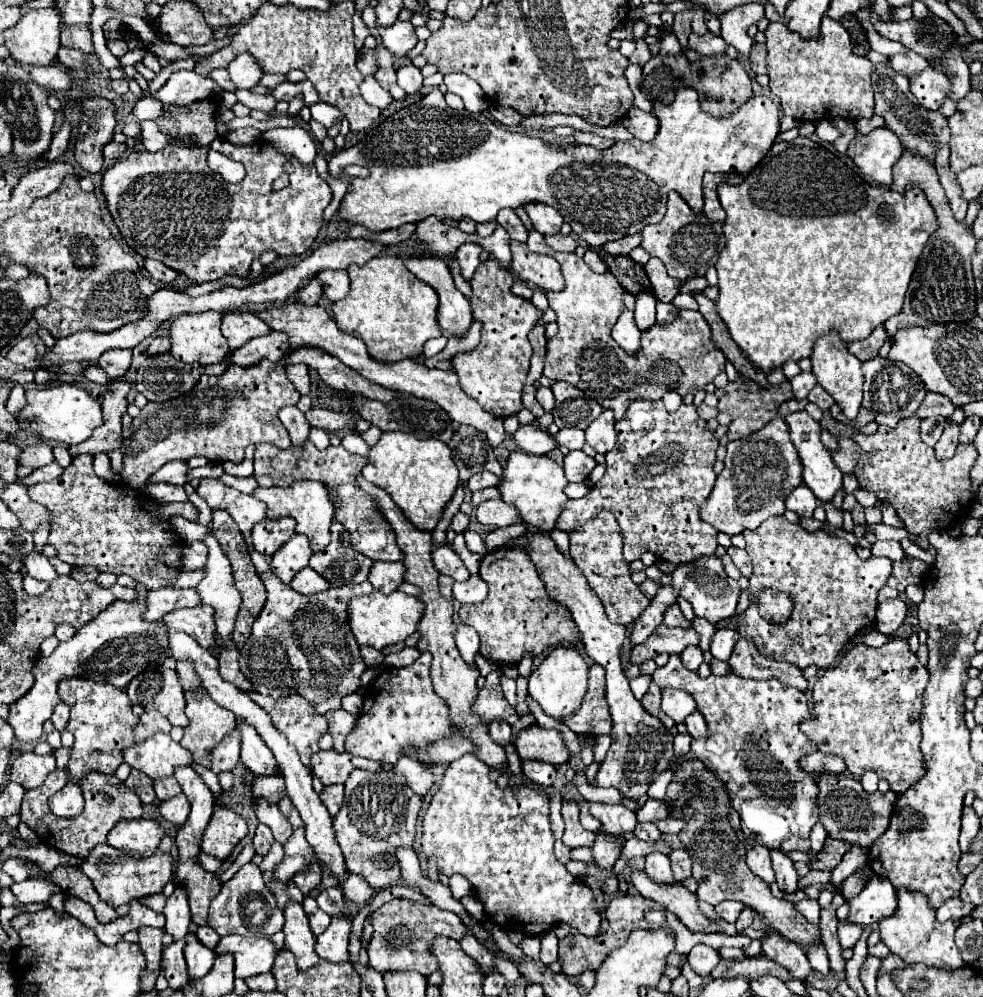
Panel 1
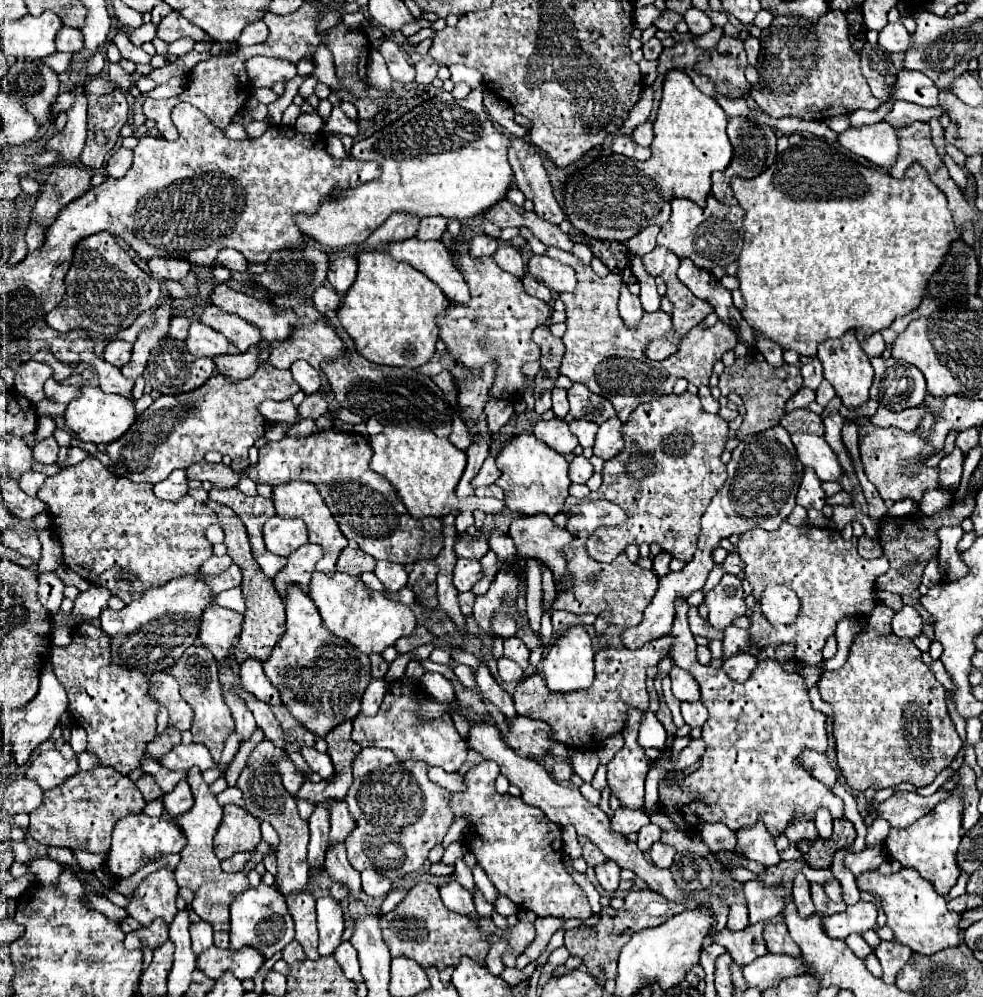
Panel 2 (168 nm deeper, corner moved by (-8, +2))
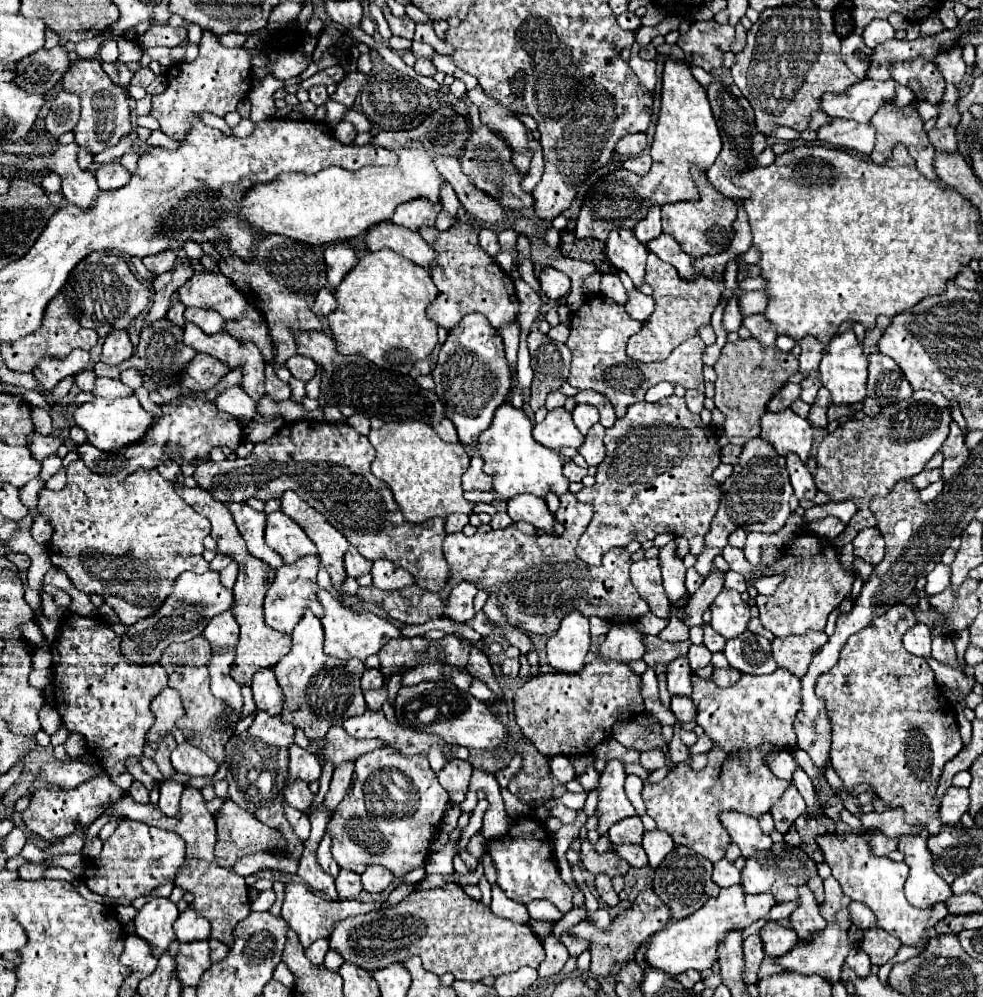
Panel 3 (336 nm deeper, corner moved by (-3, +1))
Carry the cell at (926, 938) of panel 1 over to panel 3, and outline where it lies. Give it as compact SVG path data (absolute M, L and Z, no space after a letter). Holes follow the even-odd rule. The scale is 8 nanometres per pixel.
M827 833L815 837L821 847L825 861L829 863L833 877L841 883L841 889L853 901L865 903L877 919L877 925L901 939L903 945L923 947L921 935L929 921L931 909L915 909L903 895L903 883L907 879L909 867L905 863L895 863L889 857L877 857L869 849L867 839L861 833Z

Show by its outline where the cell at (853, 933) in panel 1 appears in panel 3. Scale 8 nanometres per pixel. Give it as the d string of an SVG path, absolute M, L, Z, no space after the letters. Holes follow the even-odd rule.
M857 945L851 947L845 963L855 971L857 977L867 977L871 973L871 961L869 961L867 953L861 947L857 947Z

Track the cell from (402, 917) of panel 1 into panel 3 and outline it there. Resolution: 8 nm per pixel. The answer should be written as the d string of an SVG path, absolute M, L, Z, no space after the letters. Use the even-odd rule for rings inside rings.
M457 883L411 893L395 907L335 923L329 935L329 949L337 951L343 961L369 973L401 963L405 957L419 955L423 967L431 973L453 973L455 979L467 981L481 981L487 975L499 977L525 965L539 967L545 959L543 943L527 923L493 915L487 905L473 901Z

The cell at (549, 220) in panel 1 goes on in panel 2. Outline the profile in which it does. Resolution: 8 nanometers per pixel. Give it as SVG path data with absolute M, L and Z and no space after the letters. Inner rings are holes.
M514 138L512 152L508 156L516 176L516 184L520 192L534 202L534 212L556 226L562 224L566 214L552 194L552 186L542 166L542 158L534 152L532 144L522 138Z

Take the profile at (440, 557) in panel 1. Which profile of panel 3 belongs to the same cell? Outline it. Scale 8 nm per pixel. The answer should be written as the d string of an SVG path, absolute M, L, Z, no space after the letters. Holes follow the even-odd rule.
M469 583L455 585L449 595L449 603L445 607L445 617L457 623L467 623L475 615L475 609L473 609L475 595L477 595L477 589L471 587Z

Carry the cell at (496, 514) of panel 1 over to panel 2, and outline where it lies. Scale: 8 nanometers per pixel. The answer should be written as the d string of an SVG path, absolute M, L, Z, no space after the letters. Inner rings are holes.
M386 426L380 434L370 436L370 446L374 450L374 458L370 462L370 468L384 476L394 488L398 498L406 504L408 512L414 518L442 518L452 508L456 510L482 510L486 514L498 514L506 508L504 500L496 498L477 497L475 501L456 500L456 484L466 468L466 452L458 450L450 444L448 438L438 438L436 434L428 430L402 430L398 426Z

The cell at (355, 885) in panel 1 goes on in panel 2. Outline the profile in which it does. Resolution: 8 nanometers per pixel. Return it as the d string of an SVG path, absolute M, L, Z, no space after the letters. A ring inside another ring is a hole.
M364 870L362 872L362 890L372 896L372 898L380 898L386 896L390 892L392 882L386 880L384 876L380 876L380 872L376 870Z

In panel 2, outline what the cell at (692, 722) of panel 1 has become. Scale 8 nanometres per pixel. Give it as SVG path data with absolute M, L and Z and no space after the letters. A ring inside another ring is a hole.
M688 702L682 704L682 716L690 728L702 728L708 720L708 710L702 702Z

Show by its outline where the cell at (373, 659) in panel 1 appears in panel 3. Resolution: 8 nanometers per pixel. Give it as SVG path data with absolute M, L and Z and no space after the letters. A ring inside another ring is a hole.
M367 669L363 673L363 679L361 679L361 689L363 691L371 691L371 689L379 689L385 685L385 677L379 673L379 669Z

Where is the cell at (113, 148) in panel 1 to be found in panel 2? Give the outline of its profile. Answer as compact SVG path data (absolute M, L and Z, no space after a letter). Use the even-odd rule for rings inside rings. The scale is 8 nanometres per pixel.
M118 148L112 156L110 156L110 160L108 160L108 164L106 164L106 168L108 168L108 176L116 176L116 178L120 178L120 176L124 176L124 172L130 168L130 164L132 164L132 150L128 150L128 148Z

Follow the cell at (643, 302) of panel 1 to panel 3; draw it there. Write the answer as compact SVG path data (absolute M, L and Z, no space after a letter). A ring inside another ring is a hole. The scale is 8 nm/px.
M613 229L605 241L605 253L609 261L625 271L635 287L643 285L645 277L645 259L647 259L647 247L635 237L633 229Z

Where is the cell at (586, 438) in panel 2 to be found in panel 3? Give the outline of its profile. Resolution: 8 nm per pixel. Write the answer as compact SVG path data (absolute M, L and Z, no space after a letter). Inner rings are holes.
M577 405L573 409L573 421L577 425L577 429L587 435L587 431L591 429L591 425L595 425L599 421L599 411L593 405Z

